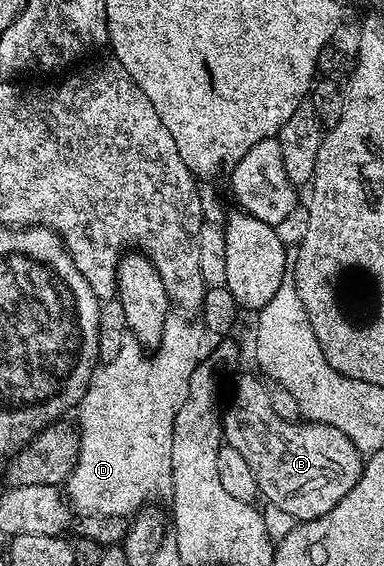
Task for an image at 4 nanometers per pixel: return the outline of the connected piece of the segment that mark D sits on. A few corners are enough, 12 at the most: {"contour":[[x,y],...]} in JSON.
{"contour":[[189,323],[126,338],[75,408],[67,499],[132,517],[168,500]]}

